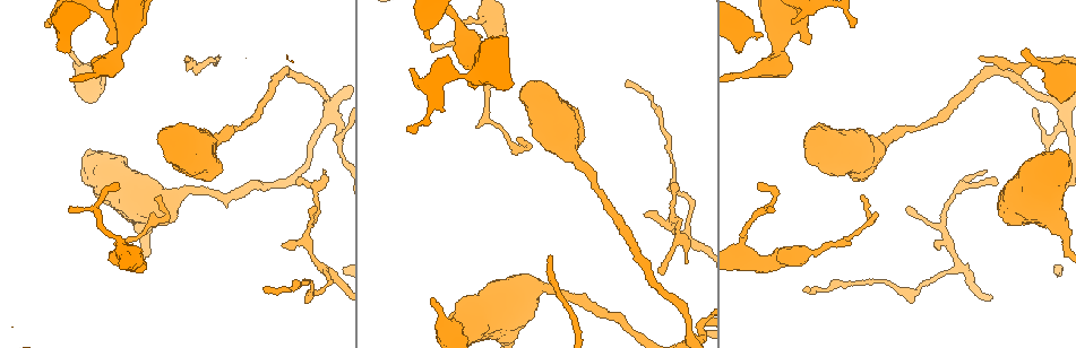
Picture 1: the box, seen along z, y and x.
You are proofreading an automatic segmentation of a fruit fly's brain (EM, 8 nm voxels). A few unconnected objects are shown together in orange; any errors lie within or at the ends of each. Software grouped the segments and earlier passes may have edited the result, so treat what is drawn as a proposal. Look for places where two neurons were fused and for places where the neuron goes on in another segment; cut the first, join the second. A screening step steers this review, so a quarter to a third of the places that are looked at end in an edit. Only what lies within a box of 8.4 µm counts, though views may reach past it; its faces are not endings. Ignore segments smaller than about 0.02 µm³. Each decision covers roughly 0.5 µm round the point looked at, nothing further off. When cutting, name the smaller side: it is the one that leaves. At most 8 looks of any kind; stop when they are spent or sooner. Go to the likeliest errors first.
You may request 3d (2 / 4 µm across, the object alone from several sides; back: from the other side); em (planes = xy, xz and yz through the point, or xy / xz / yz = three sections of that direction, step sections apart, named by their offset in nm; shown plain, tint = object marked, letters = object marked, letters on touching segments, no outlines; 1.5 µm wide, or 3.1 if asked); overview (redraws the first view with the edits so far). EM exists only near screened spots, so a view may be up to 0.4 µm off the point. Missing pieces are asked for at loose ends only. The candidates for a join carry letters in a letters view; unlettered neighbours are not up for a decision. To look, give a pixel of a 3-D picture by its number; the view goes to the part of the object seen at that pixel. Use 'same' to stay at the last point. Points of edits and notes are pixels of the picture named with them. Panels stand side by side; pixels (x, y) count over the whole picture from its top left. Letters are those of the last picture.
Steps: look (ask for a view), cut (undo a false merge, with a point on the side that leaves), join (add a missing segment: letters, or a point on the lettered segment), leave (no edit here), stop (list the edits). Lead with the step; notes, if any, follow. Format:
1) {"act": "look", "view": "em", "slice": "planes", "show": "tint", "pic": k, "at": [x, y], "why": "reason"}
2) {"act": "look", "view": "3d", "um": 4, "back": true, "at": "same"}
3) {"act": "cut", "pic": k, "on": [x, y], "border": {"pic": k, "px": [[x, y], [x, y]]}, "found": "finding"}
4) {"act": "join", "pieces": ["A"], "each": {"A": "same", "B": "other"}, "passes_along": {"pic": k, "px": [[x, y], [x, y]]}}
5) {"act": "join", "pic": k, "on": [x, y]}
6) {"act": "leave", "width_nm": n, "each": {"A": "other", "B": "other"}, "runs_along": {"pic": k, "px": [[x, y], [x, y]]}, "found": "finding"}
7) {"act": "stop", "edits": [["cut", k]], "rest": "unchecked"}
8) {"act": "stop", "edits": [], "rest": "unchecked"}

{"act": "look", "view": "em", "slice": "planes", "show": "letters", "pic": 1, "at": [427, 38], "why": "an open end"}

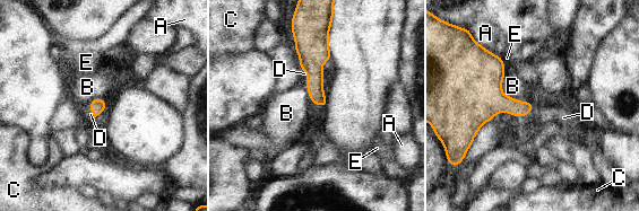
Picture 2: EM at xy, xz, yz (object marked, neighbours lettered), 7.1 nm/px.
{"act": "join", "pic": 2, "on": [544, 115], "longest_contact_nm": ["B", 280], "each": {"A": "other", "B": "other", "C": "other", "D": "same", "E": "other"}, "passes_along": {"pic": 2, "px": [[494, 102], [527, 114], [544, 115]]}, "found": "the neuron continues"}

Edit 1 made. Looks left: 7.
{"act": "look", "view": "em", "slice": "yz", "step": 8, "show": "letters", "pic": 1, "at": [1058, 150], "why": "stops while still wide"}

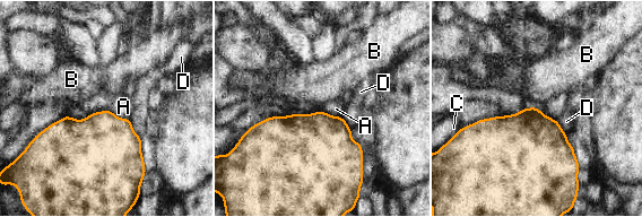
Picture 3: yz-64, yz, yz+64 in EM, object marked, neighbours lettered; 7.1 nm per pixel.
{"act": "leave", "each": {"A": "other", "B": "other", "C": "other", "D": "other"}, "border": {"pic": 3, "px": [[109, 110], [120, 118], [129, 119]]}, "found": "no lettered segment goes on from it"}

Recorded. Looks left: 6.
{"act": "look", "view": "em", "slice": "yz", "step": 8, "show": "tint", "pic": 1, "at": [757, 185], "why": "free end"}

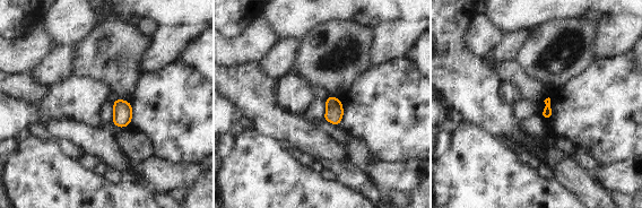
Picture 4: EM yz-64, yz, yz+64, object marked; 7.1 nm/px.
{"act": "look", "view": "em", "slice": "planes", "show": "tint", "at": "same", "why": "another direction"}

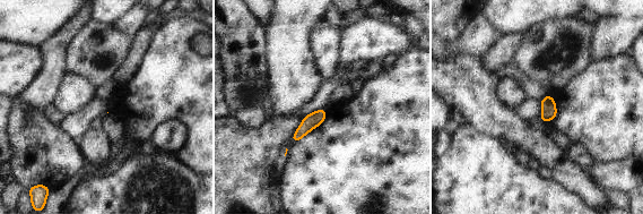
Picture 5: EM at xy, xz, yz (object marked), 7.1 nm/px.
{"act": "look", "view": "em", "slice": "planes", "show": "letters", "at": "same", "why": "what lies round it"}

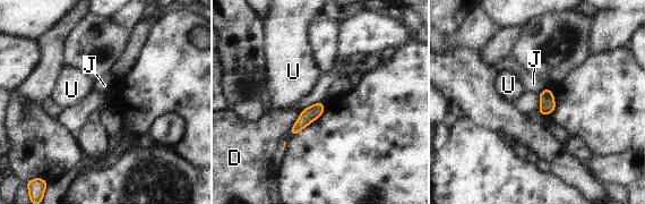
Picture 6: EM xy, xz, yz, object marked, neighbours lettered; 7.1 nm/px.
{"act": "leave", "each": {"D": "other", "J": "other", "U": "other"}, "found": "no lettered segment goes on from it"}

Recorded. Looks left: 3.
{"act": "stop", "edits": [["join", 2]], "rest": "unchecked"}

